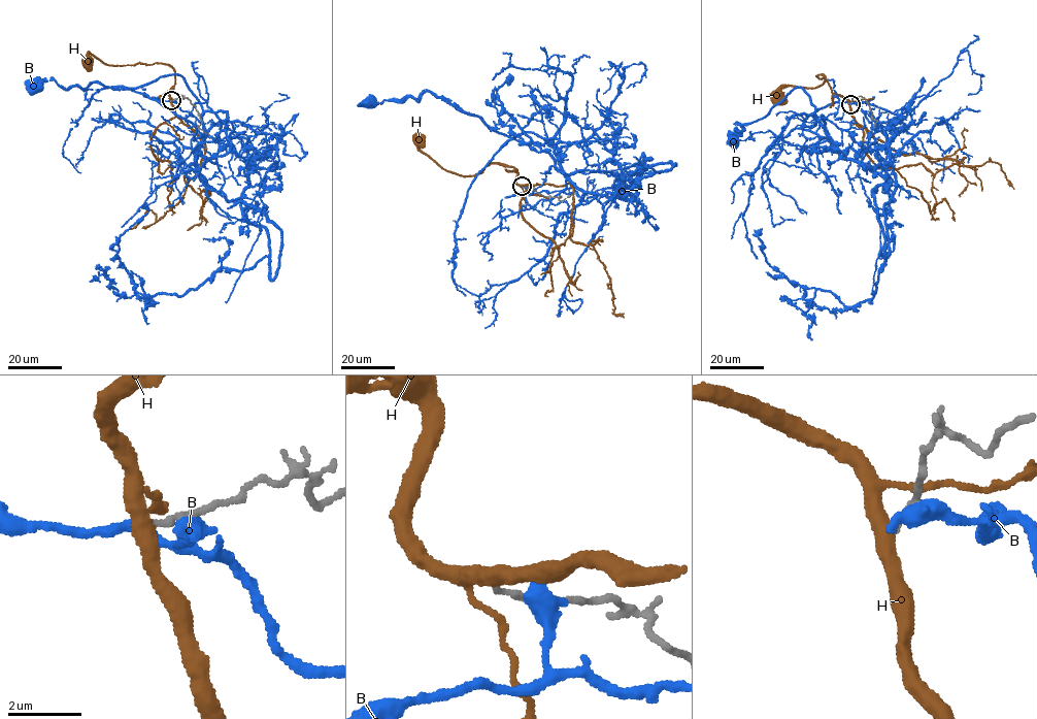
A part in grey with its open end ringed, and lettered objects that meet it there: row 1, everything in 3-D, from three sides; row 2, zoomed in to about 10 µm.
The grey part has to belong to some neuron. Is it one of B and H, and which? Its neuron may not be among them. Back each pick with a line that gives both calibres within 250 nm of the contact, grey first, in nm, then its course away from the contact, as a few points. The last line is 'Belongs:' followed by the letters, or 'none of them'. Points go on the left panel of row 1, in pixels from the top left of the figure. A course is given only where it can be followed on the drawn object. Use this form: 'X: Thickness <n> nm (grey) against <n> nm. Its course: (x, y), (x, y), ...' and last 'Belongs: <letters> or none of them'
Belongs: none of them

